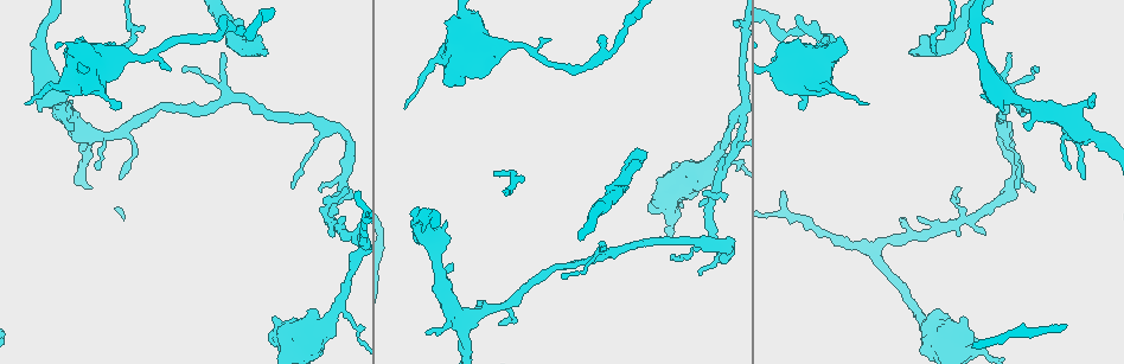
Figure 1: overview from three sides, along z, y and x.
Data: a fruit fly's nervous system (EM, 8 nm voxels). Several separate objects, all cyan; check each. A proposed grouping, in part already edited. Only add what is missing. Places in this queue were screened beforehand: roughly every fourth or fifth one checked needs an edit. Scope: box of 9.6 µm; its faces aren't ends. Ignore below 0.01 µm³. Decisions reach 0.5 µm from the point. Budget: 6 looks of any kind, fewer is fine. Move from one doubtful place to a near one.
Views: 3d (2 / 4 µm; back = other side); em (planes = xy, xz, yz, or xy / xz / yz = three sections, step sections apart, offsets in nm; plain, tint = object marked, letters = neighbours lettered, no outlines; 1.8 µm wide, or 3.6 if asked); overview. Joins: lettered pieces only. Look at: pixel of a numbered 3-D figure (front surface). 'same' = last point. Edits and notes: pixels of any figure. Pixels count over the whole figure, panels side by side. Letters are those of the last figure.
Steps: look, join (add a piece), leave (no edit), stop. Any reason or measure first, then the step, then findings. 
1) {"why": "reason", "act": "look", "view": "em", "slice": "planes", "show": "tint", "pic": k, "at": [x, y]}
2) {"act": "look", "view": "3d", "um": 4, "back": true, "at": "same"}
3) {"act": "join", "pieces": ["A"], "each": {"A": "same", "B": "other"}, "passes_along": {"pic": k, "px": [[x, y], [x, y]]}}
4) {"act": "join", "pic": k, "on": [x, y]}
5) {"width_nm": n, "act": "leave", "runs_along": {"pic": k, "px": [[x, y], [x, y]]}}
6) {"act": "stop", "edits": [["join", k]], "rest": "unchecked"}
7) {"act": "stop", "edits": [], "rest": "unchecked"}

{"act": "look", "view": "3d", "um": 4, "pic": 1, "at": [223, 15]}

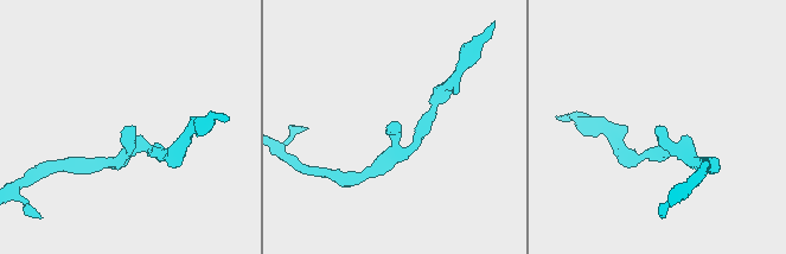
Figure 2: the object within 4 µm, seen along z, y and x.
{"act": "look", "view": "em", "slice": "yz", "step": 8, "show": "tint", "pic": 2, "at": [393, 123]}

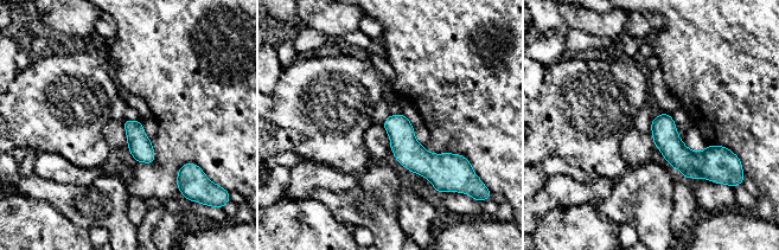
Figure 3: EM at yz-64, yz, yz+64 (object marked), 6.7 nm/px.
{"act": "look", "view": "em", "slice": "planes", "show": "letters", "at": "same"}

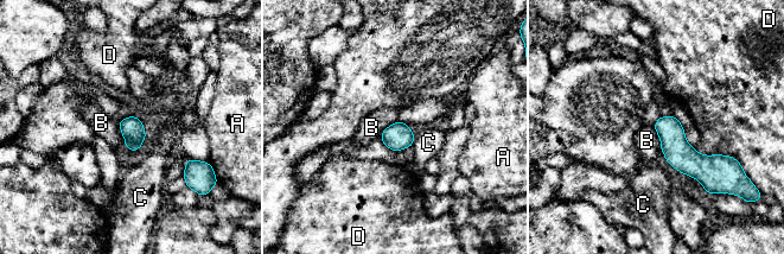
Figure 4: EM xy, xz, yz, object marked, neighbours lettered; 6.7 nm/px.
{"width_nm": 160, "act": "leave", "each": {"A": "other", "B": "other", "C": "other", "D": "other"}, "found": "no lettered piece goes on from it"}

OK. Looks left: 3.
{"why": "branch stops here", "act": "look", "view": "em", "um": 3.6, "slice": "xy", "step": 4, "show": "letters", "pic": 1, "at": [985, 233]}

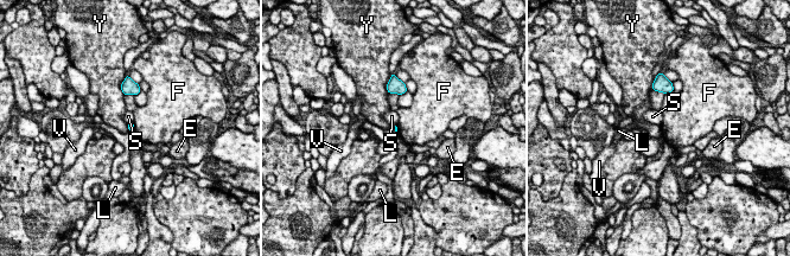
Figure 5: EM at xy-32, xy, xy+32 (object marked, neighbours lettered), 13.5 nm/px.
{"longest_contact_nm": ["V", 200], "act": "leave", "each": {"E": "other", "F": "other", "L": "other", "S": "other", "V": "other", "Y": "other"}, "found": "no lettered piece goes on from it"}

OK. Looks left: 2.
{"why": "free end", "act": "look", "view": "em", "slice": "planes", "show": "letters", "pic": 1, "at": [911, 55]}

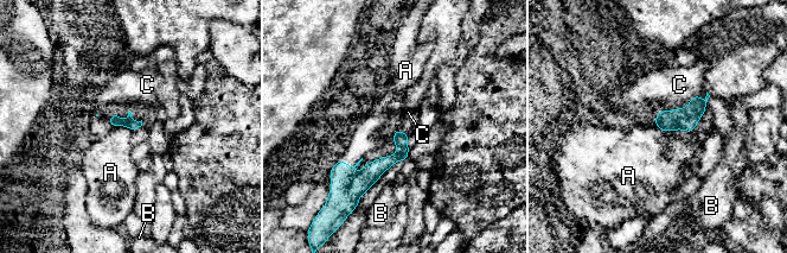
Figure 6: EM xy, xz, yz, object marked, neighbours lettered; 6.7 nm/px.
{"longest_contact_nm": ["A", 420], "act": "join", "pic": 6, "on": [679, 84], "each": {"A": "other", "B": "other", "C": "same"}, "found": "it goes on there"}

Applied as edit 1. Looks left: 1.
{"act": "stop", "edits": [["join", 6]], "rest": "unchecked"}

